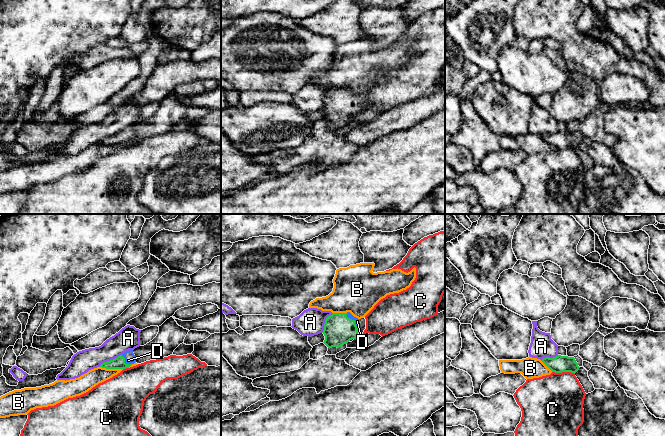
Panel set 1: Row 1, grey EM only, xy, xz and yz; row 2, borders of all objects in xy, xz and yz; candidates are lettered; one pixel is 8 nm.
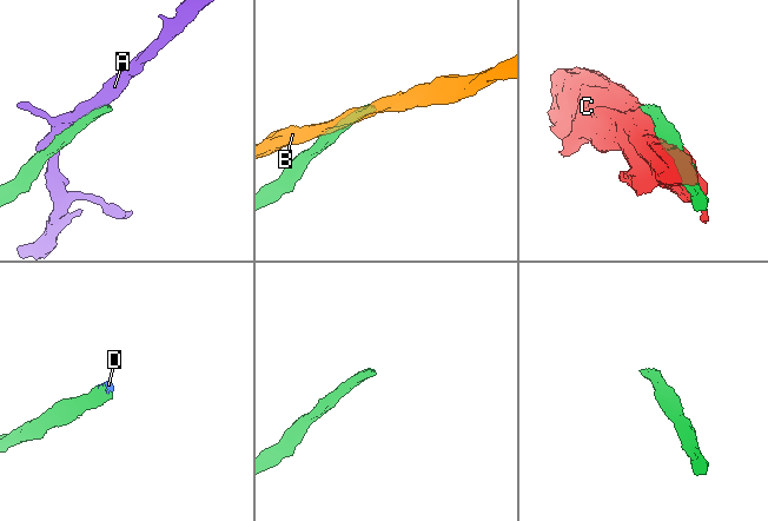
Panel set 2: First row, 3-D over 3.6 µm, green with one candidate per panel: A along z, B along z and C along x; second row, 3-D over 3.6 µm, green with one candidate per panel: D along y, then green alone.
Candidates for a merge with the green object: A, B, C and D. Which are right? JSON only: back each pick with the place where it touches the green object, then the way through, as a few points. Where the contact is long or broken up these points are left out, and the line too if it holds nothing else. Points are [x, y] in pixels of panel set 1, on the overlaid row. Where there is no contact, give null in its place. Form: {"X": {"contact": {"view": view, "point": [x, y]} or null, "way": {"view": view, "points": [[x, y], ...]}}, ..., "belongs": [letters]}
{"D": {"contact": {"view": "xz", "point": [351, 319]}}, "belongs": ["D"]}

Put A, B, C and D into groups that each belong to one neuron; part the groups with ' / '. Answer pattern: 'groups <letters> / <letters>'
groups A / B / C / D

